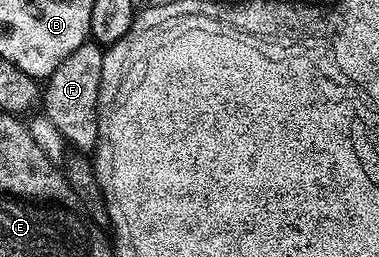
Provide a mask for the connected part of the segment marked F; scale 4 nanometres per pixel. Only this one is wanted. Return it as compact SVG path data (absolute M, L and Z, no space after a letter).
M89 39L82 47L78 47L78 51L70 51L70 55L58 63L55 71L46 78L42 89L43 116L48 117L54 127L58 127L65 142L76 151L92 151L96 147L103 62L104 49Z

